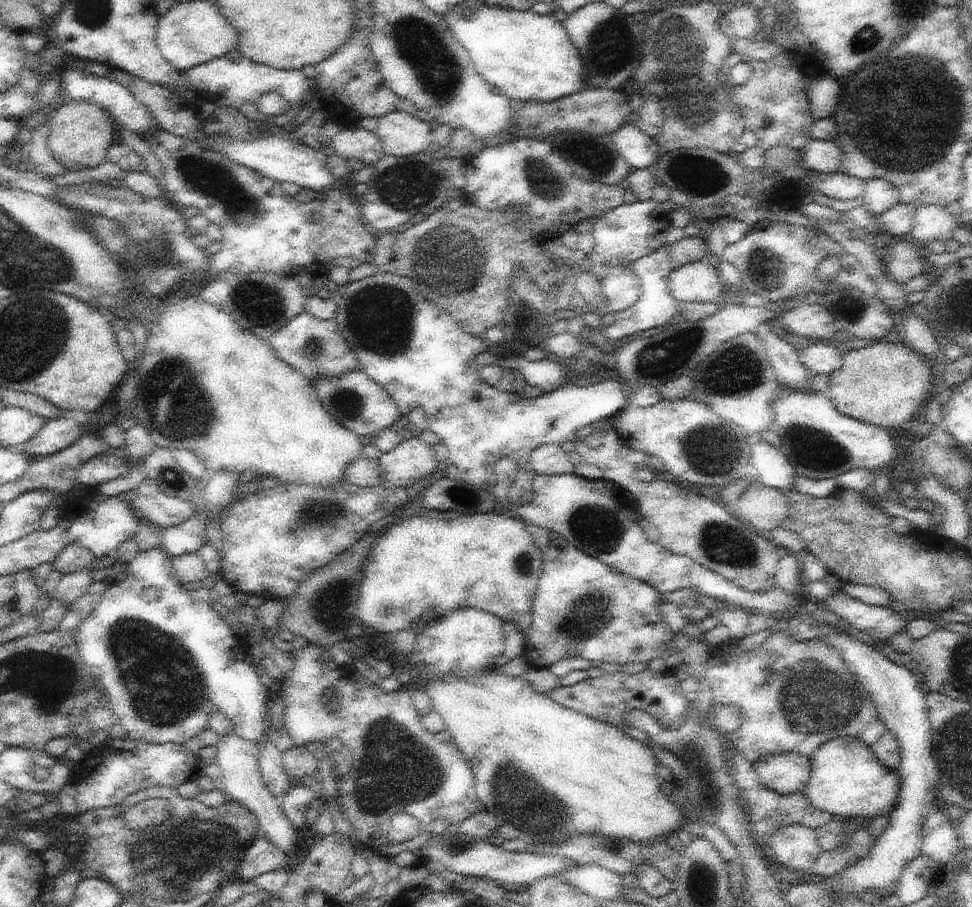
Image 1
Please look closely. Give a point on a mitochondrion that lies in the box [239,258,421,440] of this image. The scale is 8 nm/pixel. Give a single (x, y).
(379, 316)

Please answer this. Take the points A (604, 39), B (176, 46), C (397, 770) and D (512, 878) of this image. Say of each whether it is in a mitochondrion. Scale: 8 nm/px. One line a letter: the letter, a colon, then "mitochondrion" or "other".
A: other
B: other
C: mitochondrion
D: other

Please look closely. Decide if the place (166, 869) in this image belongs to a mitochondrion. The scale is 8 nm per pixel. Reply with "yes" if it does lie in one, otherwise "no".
yes

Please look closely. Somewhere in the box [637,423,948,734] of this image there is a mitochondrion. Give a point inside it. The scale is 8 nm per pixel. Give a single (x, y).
(721, 544)

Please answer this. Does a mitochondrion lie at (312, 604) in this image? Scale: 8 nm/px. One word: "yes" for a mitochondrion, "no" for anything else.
yes

